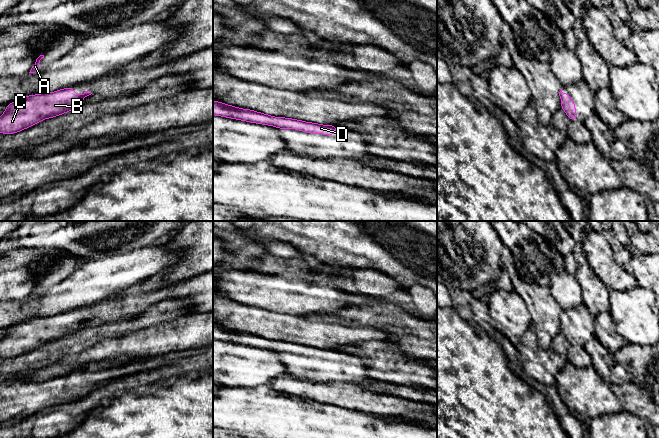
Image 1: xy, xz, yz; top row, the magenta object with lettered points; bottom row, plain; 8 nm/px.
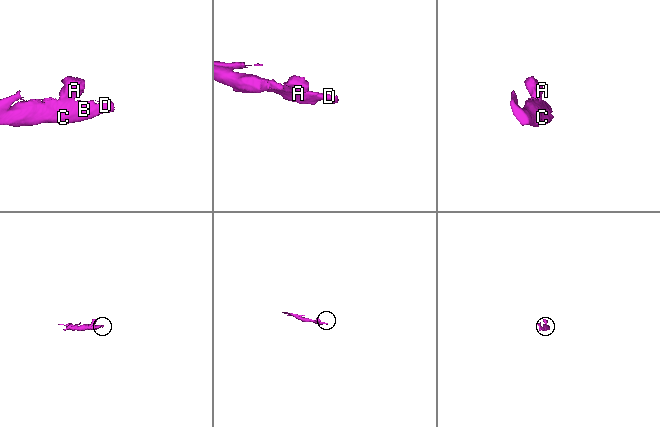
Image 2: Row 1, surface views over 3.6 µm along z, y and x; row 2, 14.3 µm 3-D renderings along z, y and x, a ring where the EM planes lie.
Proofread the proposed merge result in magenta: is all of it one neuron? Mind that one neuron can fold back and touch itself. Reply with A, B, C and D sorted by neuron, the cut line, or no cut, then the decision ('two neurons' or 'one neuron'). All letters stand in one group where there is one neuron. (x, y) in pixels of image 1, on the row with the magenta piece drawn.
A B C D | no cut | one neuron

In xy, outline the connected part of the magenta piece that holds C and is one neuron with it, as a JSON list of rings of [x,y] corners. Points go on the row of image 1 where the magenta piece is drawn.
[[[68,87],[51,93],[29,95],[8,104],[5,112],[0,116],[0,133],[14,134],[34,126],[44,119],[56,117],[76,109],[83,105],[82,100],[85,97],[92,94],[85,89],[83,90],[85,91],[83,95],[77,95],[74,92],[74,87]]]

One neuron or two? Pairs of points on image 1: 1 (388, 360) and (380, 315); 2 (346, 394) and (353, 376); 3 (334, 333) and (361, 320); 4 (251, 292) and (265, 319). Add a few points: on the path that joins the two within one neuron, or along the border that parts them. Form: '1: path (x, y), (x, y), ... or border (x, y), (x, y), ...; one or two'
1: border (385, 341), (393, 344), (404, 355); two
2: border (345, 382), (360, 384); two
3: border (345, 324), (373, 328); two
4: border (236, 301), (282, 313); two

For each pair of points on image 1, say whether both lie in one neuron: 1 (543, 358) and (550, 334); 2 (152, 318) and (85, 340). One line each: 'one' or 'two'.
1: two
2: one

